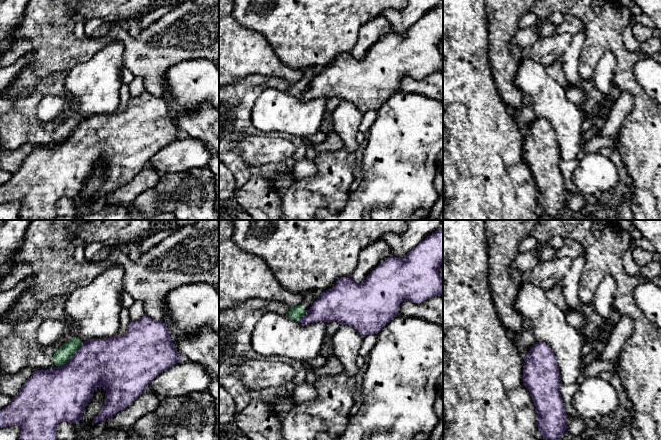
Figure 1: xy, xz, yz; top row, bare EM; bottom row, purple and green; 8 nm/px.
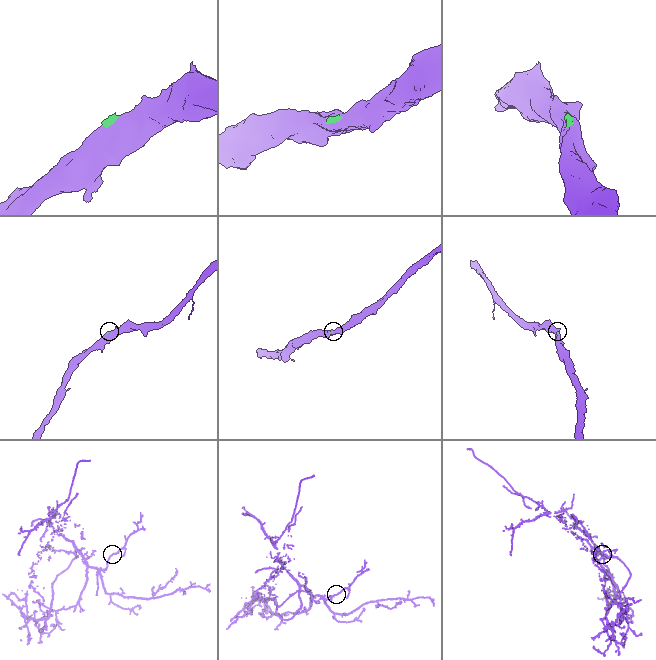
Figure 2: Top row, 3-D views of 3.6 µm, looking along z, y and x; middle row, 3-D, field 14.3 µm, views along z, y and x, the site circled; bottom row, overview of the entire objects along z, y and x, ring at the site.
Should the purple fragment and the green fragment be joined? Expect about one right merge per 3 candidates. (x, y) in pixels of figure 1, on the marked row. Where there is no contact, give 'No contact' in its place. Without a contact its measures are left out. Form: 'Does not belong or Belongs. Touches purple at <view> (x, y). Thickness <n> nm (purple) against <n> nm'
Does not belong. Touches purple at xy (71, 357). Thickness 380 nm (purple) against 120 nm

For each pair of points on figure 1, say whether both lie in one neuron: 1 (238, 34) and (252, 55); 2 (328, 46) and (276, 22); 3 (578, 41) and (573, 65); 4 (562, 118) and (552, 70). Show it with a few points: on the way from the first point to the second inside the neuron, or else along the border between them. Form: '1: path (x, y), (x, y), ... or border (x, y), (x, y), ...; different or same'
1: path (238, 39), (247, 50); same
2: path (315, 33), (304, 22), (289, 22); same
3: path (575, 47), (573, 59); same
4: border (545, 67), (545, 70), (554, 79); different

